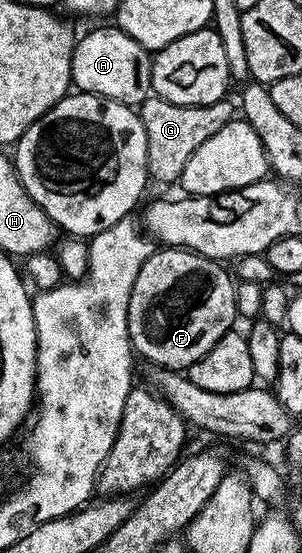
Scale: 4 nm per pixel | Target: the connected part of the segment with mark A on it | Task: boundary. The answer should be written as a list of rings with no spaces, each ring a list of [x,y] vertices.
[[[96,28],[77,39],[72,52],[72,82],[81,92],[92,92],[108,100],[138,106],[153,95],[152,56],[120,28]]]

